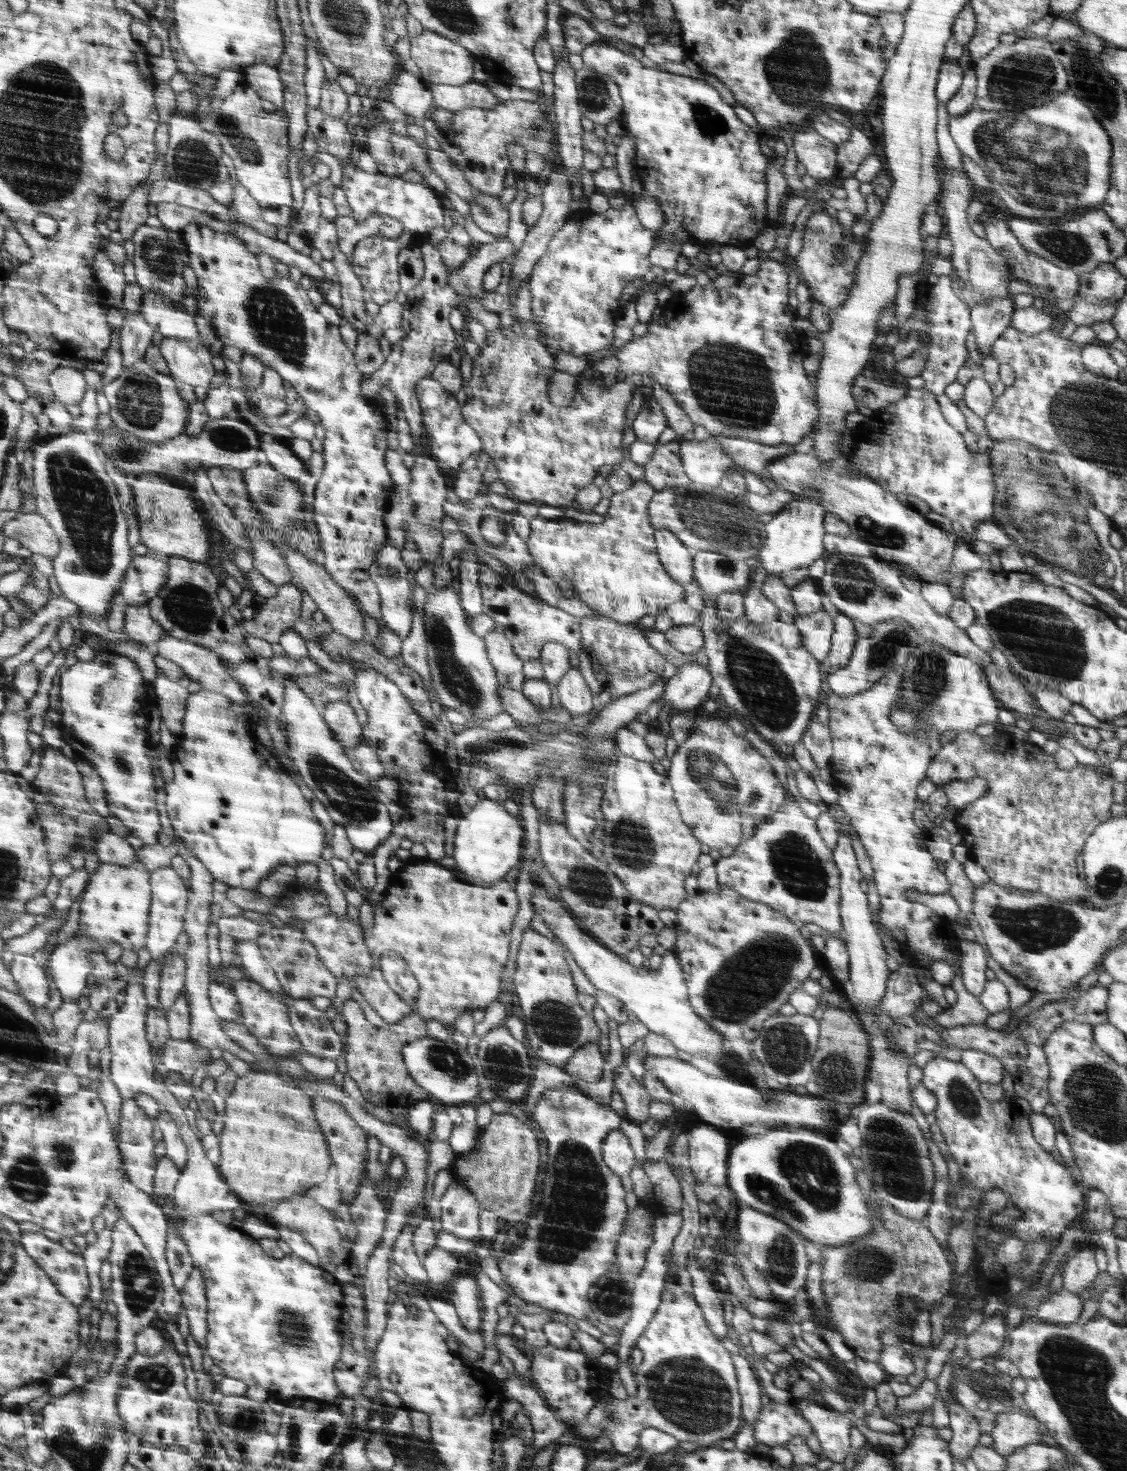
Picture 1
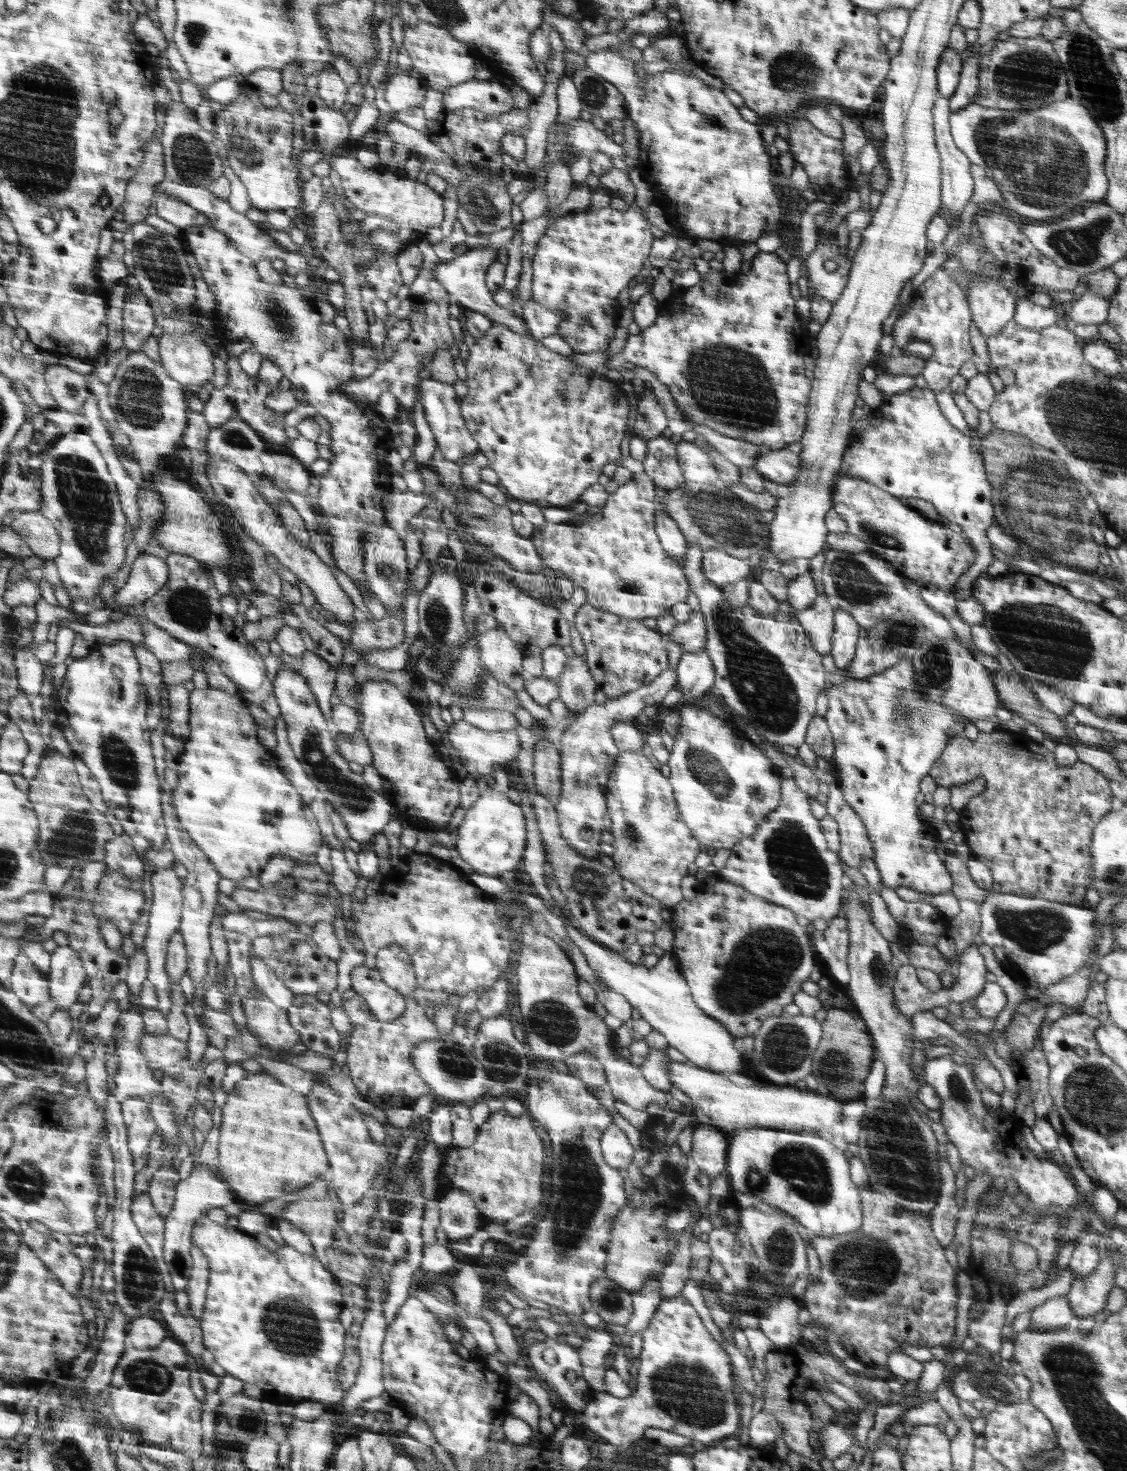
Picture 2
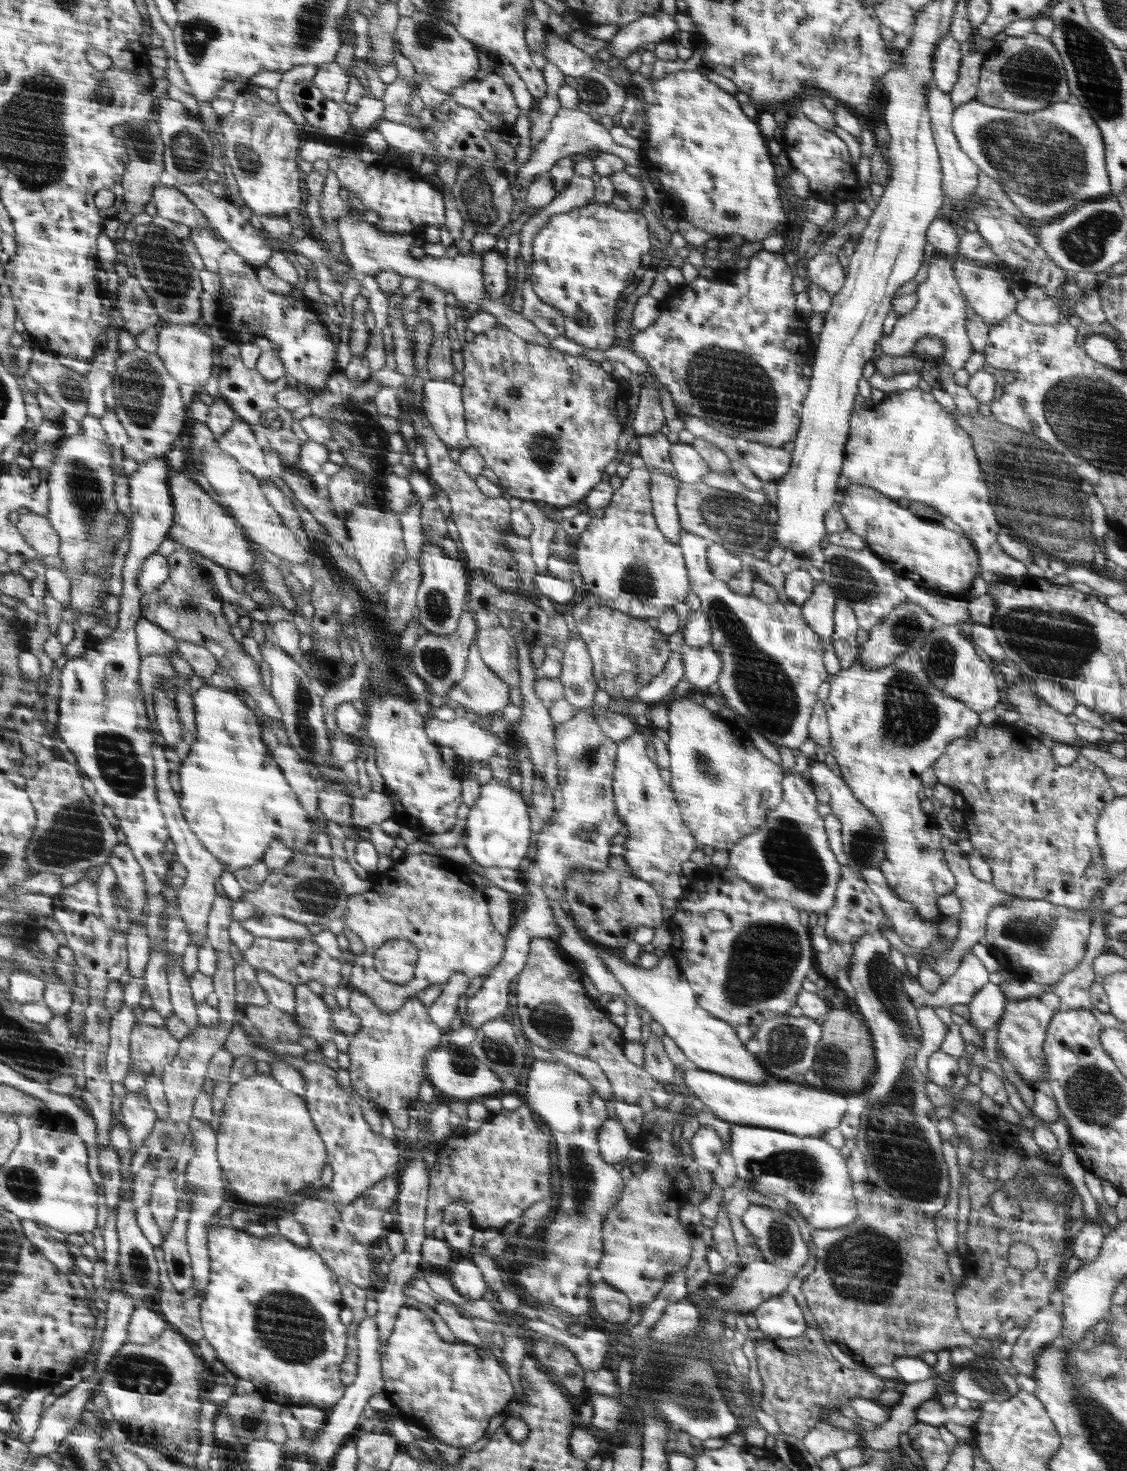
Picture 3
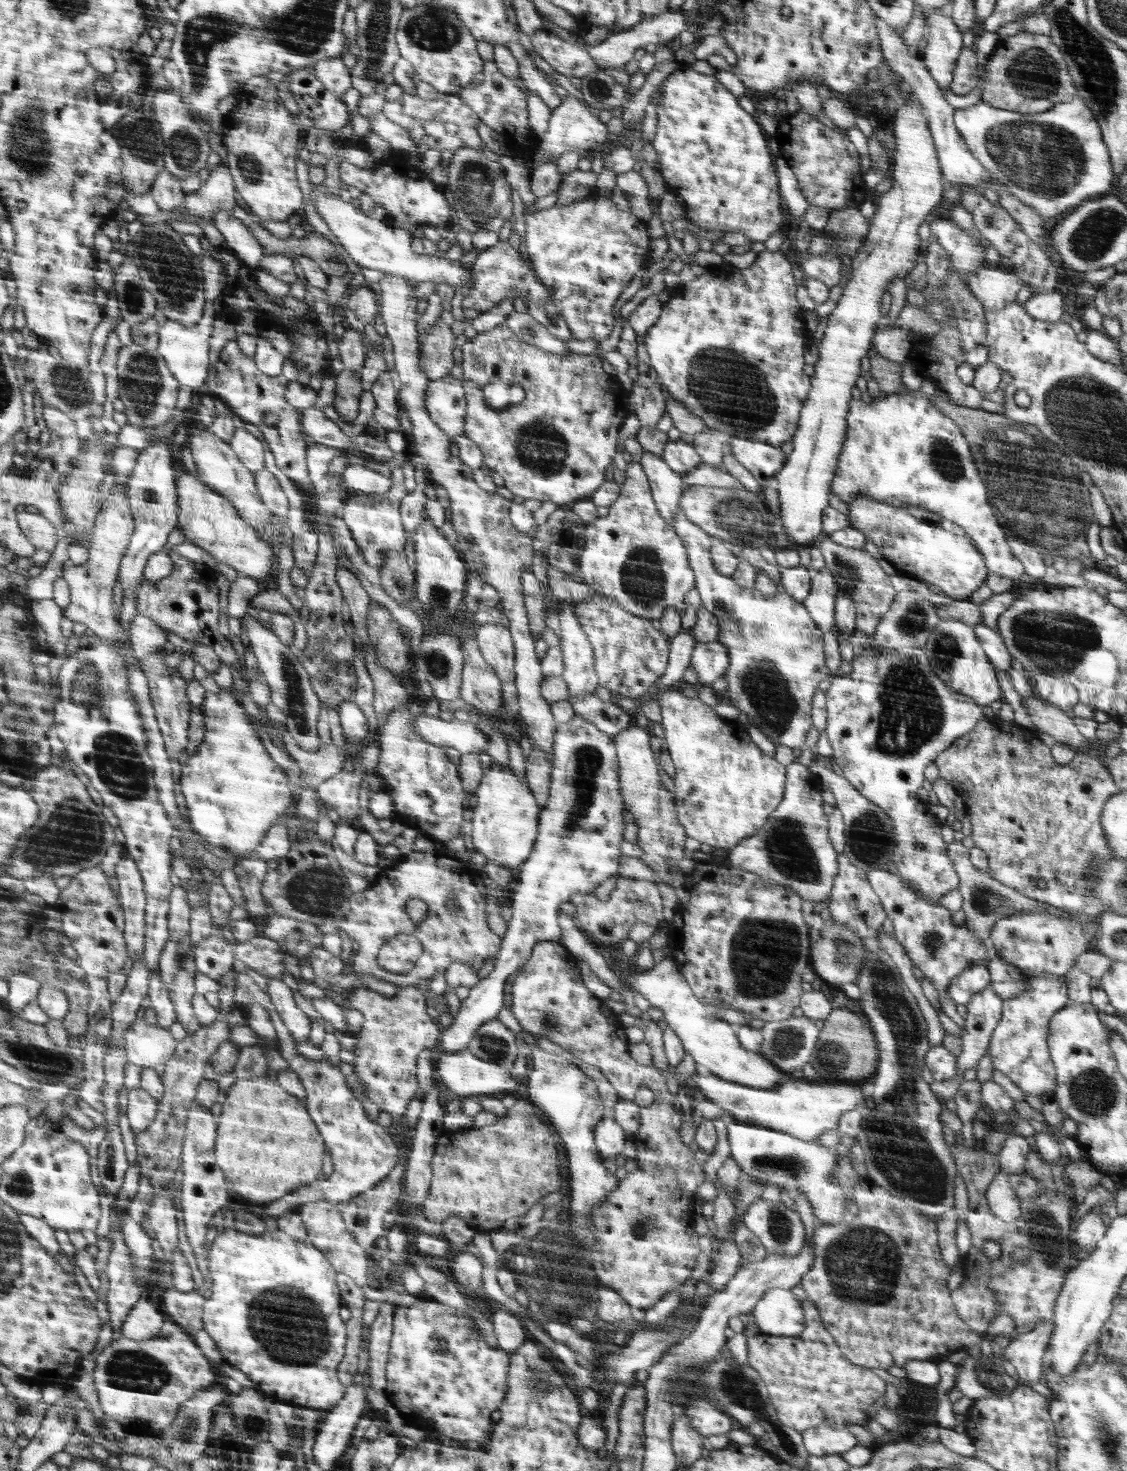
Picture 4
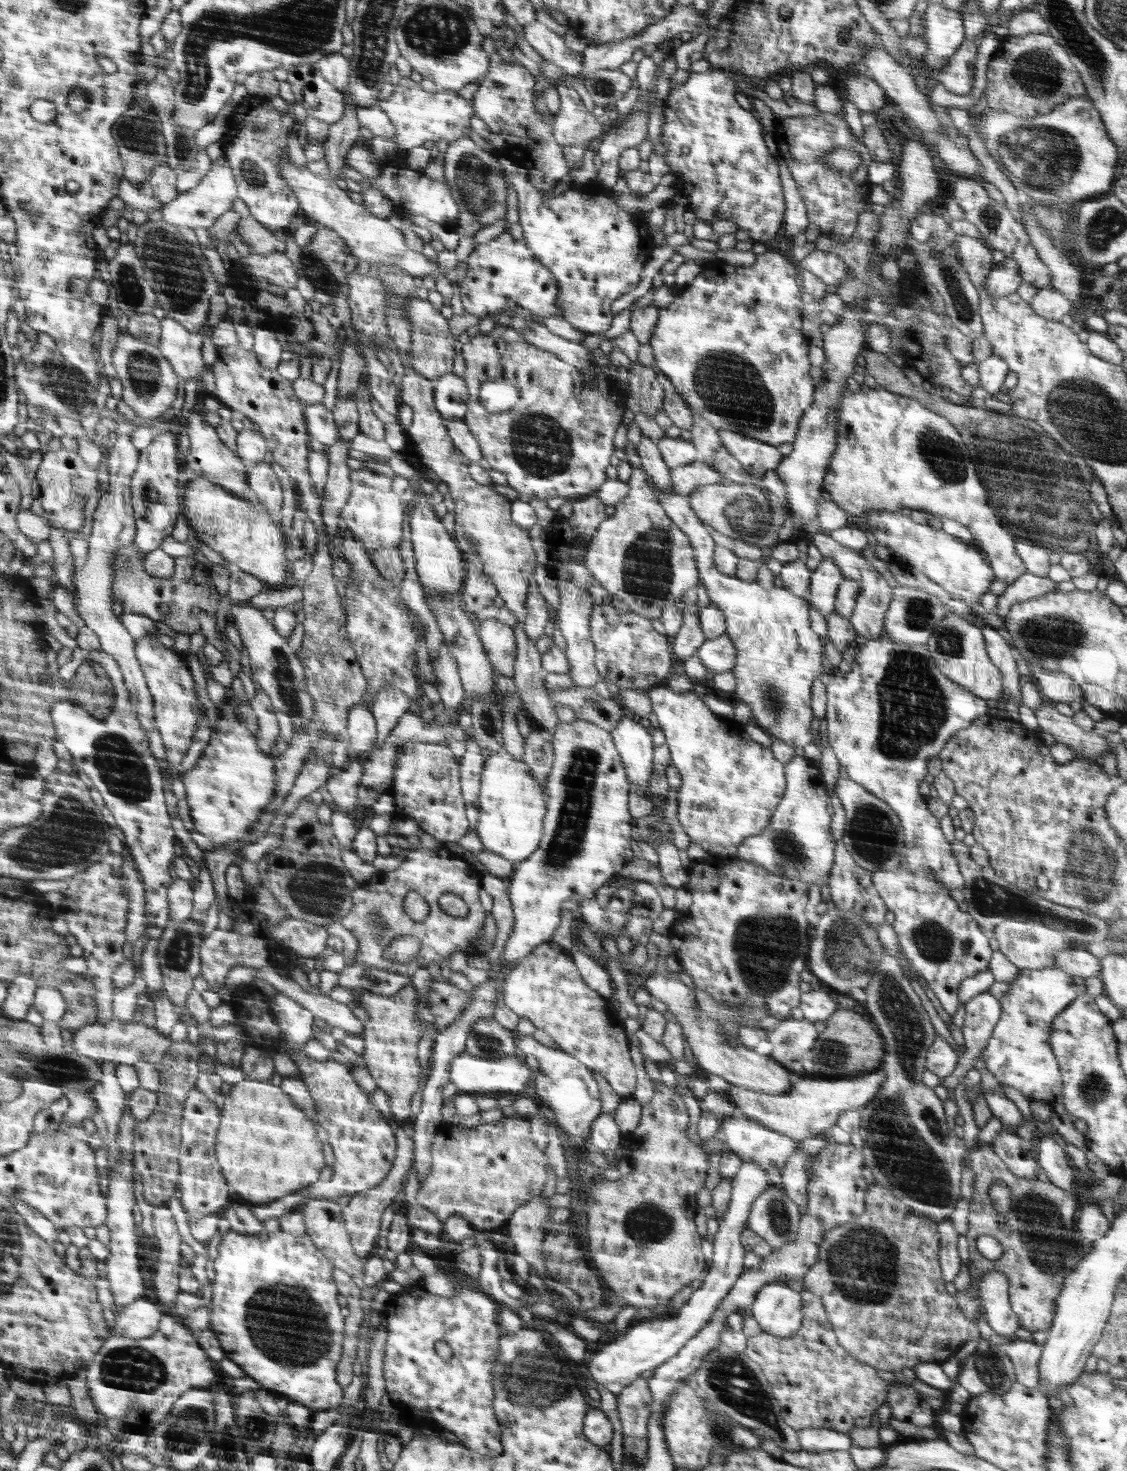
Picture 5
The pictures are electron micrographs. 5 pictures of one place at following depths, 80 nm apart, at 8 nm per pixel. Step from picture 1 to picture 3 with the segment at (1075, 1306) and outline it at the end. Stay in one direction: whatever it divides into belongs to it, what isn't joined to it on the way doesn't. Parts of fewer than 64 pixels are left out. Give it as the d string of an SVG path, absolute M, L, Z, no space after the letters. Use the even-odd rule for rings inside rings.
M1048 1303L1037 1310L1013 1345L1012 1355L1009 1357L1012 1367L1031 1377L1036 1368L1035 1358L1048 1343L1061 1336L1063 1324L1063 1312L1054 1304Z

